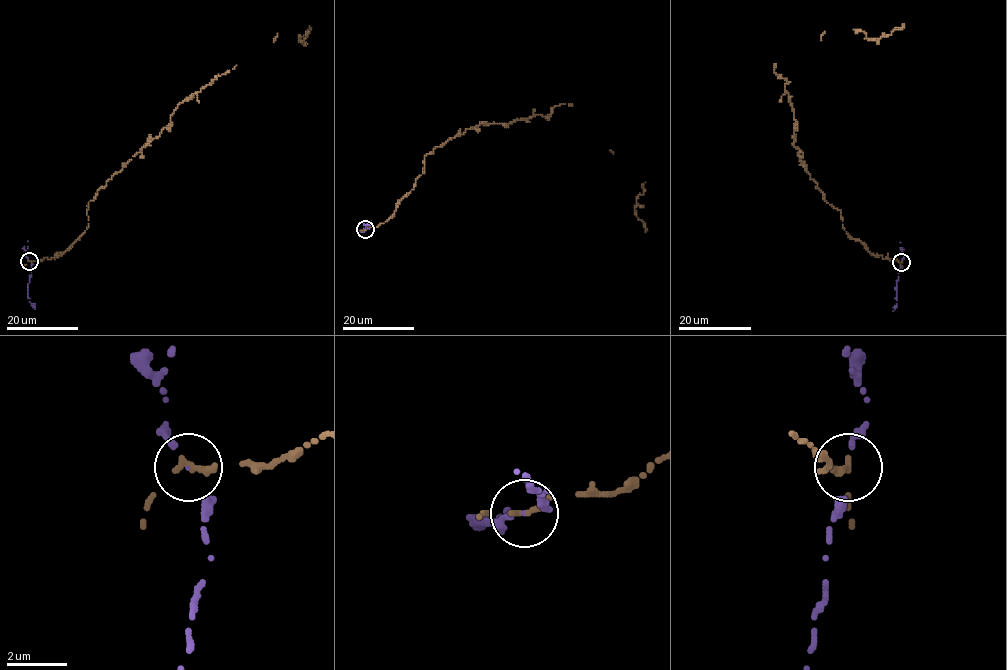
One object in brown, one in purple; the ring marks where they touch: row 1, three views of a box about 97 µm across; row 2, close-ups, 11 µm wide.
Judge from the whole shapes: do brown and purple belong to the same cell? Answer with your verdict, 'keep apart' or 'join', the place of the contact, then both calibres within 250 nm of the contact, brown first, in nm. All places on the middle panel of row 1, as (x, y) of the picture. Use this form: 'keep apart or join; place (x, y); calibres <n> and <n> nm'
keep apart; place (365, 229); calibres 280 and 80 nm

